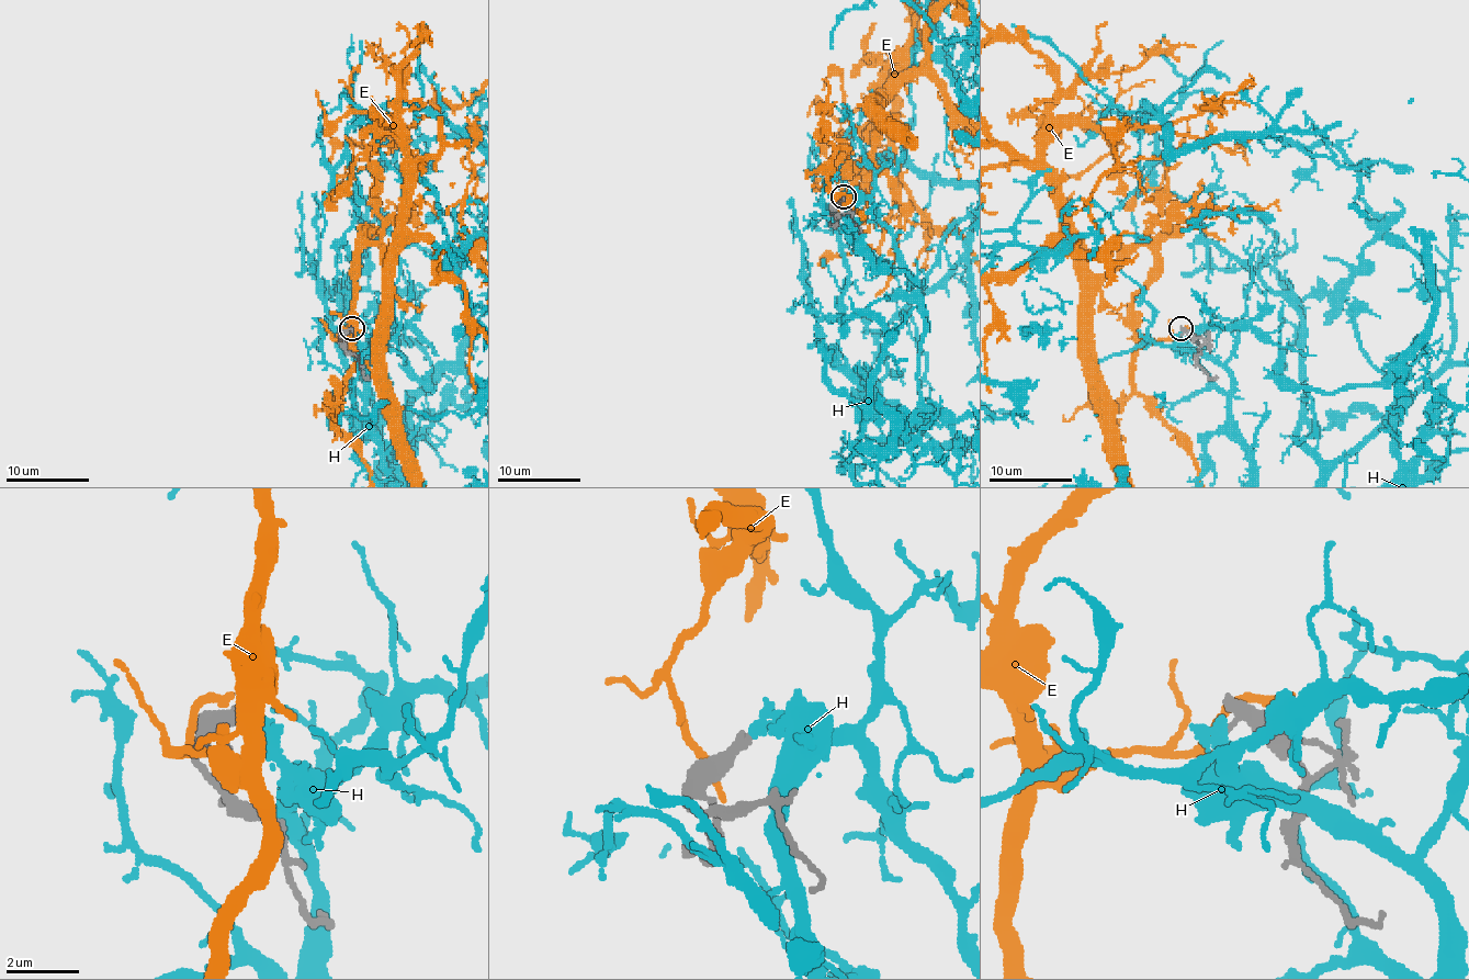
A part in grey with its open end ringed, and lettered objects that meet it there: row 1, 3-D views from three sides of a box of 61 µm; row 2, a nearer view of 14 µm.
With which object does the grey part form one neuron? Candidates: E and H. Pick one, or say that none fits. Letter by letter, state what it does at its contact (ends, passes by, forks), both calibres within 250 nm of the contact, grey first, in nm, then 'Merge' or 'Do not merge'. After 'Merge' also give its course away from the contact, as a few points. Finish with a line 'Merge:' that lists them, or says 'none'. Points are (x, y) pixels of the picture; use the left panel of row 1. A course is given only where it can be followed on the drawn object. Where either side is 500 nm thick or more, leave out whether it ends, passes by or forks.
E: It ends there. Thickness 380 nm (grey) against 280 nm. Do not merge
H: It ends there. Thickness 280 nm (grey) against 380 nm. Do not merge
Merge: none

